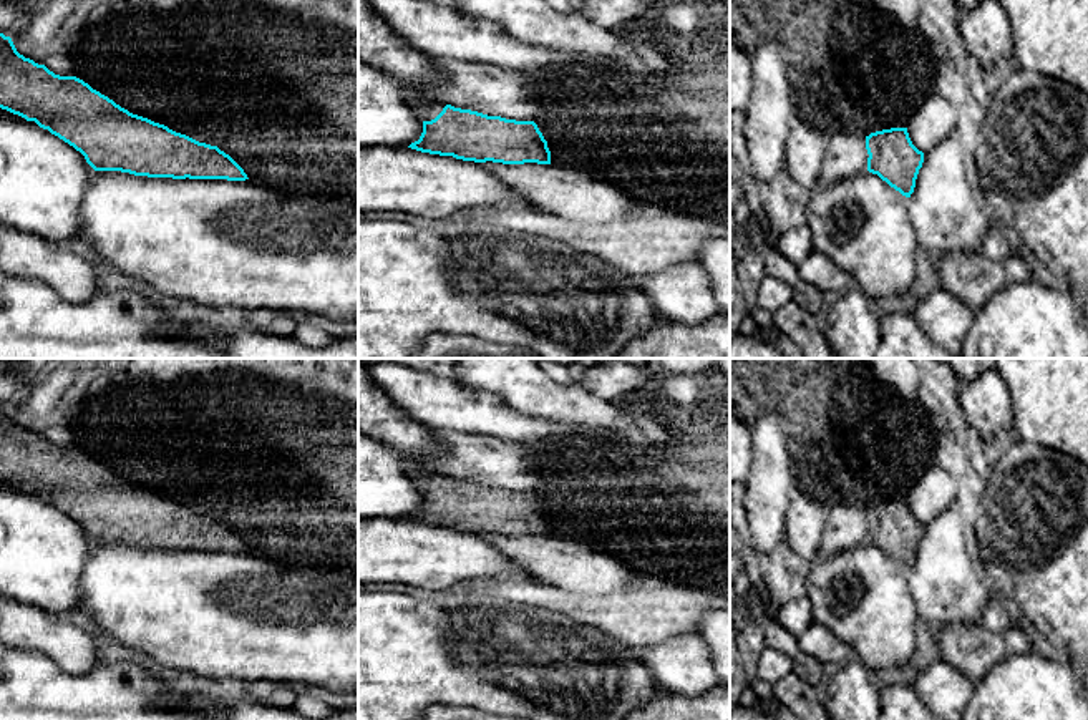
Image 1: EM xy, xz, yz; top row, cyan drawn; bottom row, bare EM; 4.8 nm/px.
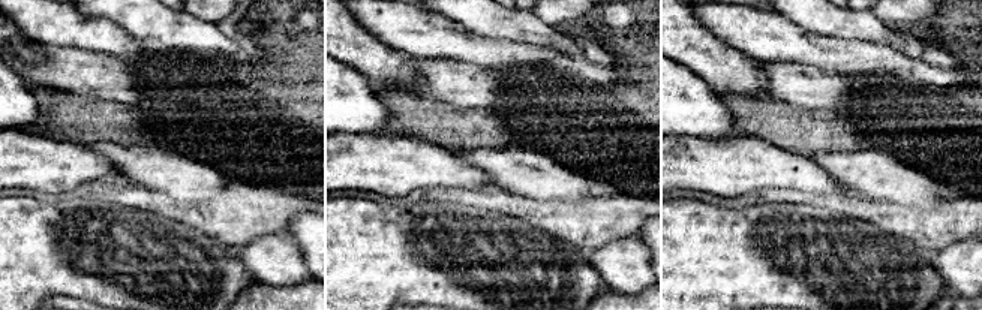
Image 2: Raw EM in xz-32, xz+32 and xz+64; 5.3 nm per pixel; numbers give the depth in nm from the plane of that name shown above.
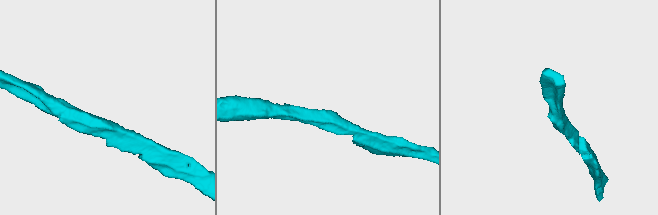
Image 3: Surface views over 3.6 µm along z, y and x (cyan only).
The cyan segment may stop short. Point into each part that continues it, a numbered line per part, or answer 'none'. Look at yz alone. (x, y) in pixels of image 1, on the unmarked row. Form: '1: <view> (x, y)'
none

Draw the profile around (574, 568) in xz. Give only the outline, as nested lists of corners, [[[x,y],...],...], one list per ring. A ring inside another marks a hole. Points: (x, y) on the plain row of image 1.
[[[486,533],[479,536],[519,564],[531,579],[546,582],[566,594],[604,596],[625,591],[640,581],[672,582],[635,571],[585,542],[537,534]]]

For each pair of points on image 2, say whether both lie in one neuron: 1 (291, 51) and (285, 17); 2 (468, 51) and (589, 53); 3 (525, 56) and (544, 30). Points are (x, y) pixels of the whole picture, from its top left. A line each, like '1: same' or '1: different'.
1: same
2: different
3: different

